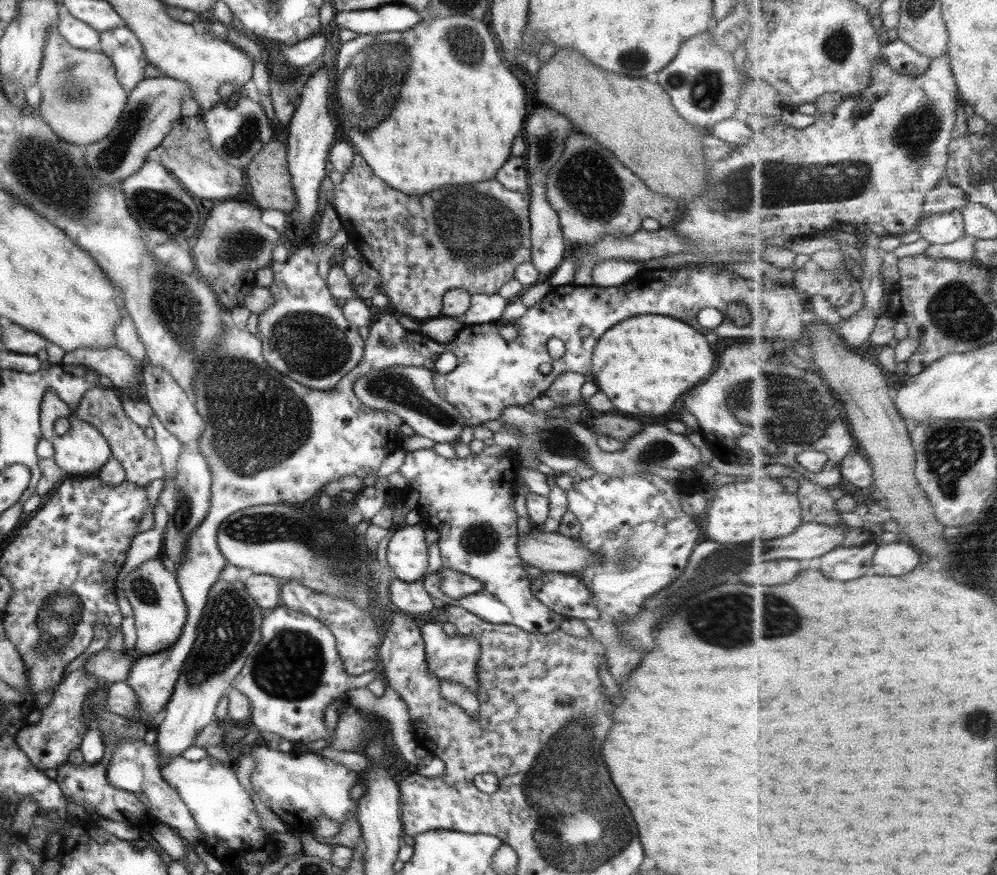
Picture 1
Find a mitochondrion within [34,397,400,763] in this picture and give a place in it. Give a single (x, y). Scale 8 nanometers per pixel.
(290, 666)

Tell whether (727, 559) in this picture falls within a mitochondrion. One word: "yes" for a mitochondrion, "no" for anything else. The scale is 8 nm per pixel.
yes

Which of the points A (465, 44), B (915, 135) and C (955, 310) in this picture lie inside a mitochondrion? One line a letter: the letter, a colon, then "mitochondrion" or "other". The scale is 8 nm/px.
A: mitochondrion
B: mitochondrion
C: mitochondrion

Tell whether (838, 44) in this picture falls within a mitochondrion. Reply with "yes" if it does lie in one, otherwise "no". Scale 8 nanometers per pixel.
yes

